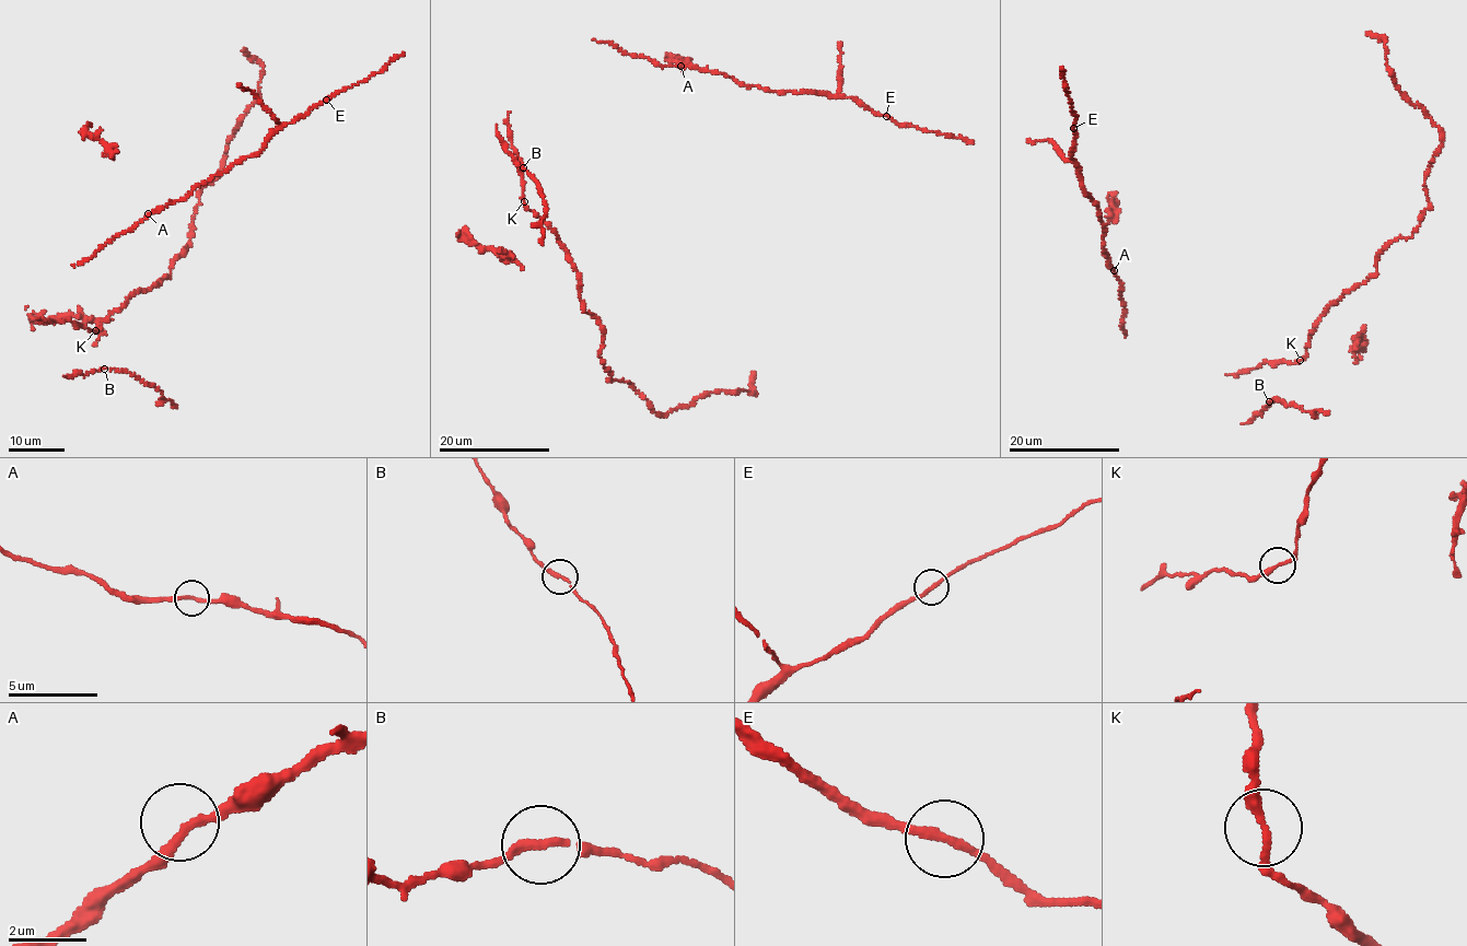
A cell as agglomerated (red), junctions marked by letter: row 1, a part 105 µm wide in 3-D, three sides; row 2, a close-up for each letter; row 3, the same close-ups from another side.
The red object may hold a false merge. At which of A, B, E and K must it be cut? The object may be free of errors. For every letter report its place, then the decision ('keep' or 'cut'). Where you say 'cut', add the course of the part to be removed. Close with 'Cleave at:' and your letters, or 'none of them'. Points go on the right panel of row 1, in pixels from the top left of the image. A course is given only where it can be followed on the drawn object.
A: (1114, 270) | keep
B: (1269, 401) | keep
E: (1073, 128) | cut | (1073, 127), (1075, 116), (1070, 109), (1061, 68)
K: (1300, 360) | keep
Cleave at: E

